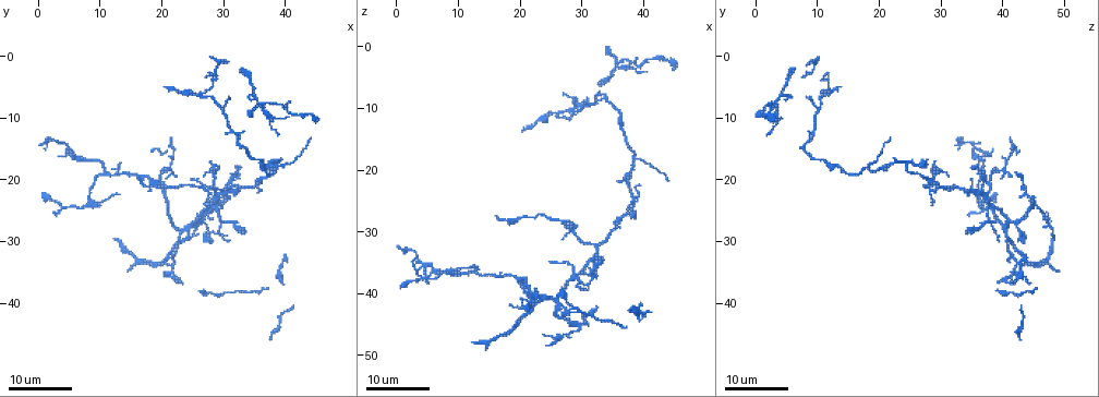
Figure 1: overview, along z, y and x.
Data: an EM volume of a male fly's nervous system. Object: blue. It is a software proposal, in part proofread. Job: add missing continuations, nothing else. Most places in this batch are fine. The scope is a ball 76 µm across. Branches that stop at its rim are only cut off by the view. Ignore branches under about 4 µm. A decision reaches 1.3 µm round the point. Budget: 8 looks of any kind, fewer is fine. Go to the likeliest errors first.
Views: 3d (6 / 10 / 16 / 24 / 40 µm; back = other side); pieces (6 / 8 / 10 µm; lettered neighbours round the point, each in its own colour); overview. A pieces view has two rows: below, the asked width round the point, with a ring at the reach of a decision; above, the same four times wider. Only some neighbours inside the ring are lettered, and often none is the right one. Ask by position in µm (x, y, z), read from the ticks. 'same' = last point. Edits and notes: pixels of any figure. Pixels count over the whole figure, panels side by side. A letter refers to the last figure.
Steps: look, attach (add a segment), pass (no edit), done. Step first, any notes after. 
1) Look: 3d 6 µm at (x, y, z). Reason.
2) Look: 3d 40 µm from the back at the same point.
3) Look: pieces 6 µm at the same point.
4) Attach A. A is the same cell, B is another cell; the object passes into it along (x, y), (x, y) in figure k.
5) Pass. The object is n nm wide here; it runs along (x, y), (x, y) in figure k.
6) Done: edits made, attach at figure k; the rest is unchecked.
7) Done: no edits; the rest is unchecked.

Look: 3d 16 µm at (33.5, 28.5, 34.0). Free end.

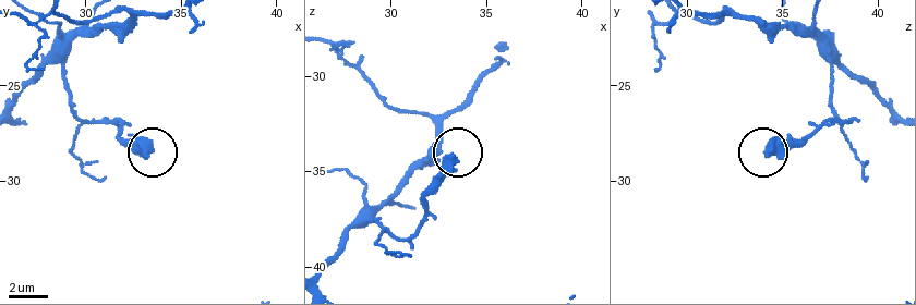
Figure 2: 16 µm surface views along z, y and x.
Look: pieces 10 µm at (33.3, 28.5, 34.3).

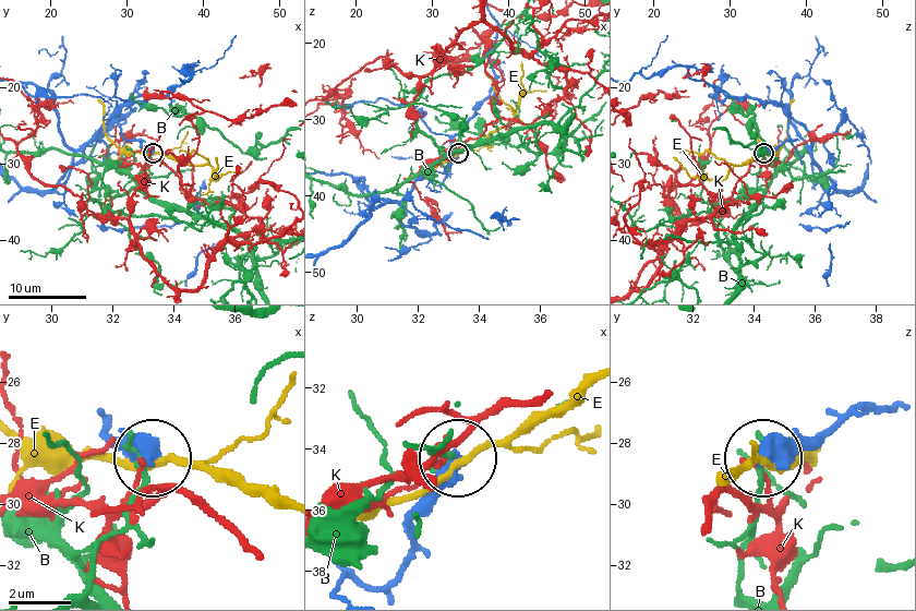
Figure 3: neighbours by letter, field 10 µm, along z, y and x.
Pass. B, E and K are other cells; none of them fits.

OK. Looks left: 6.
Look: 3d 24 µm at (16.5, 19.5, 28.0). Long arm stops here.

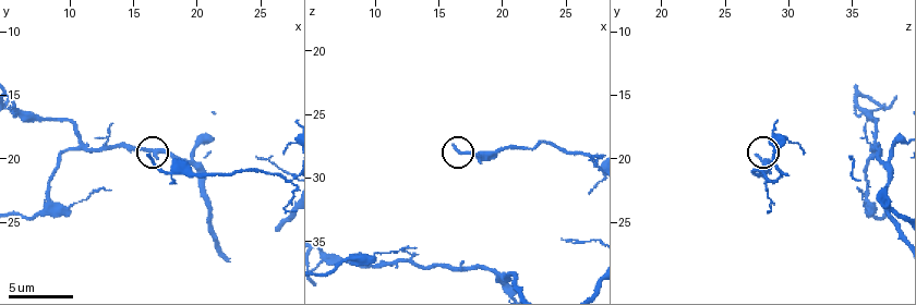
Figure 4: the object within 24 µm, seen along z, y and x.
Look: pieces 6 µm at (16.0, 19.8, 27.4).

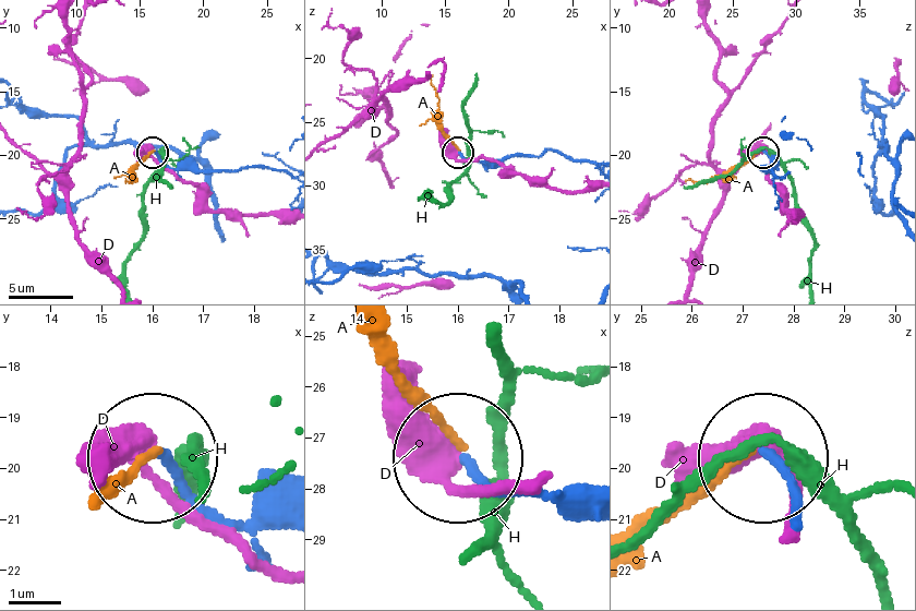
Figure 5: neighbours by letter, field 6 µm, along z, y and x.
Attach A. The object is 150 nm wide here; A is the same cell, D and H are other cells; the object passes into it along (588, 483), (549, 496), (483, 483), (397, 367), (384, 327) in figure 5; the cell continues.

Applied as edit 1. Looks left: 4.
Look: 3d 24 µm at (32.0, 18.0, 35.0). Branch stops here.

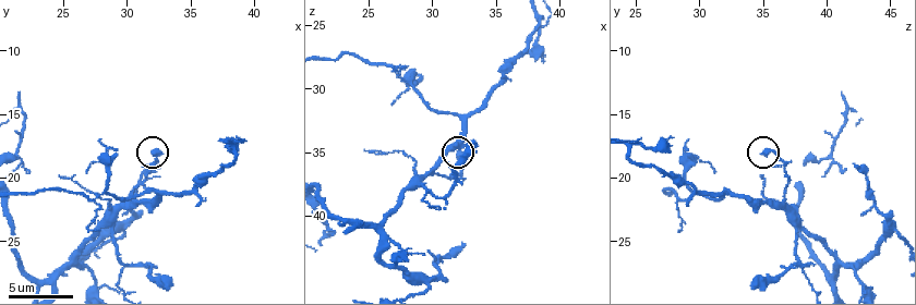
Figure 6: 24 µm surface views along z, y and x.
Look: pieces 6 µm at (32.0, 18.0, 35.2).

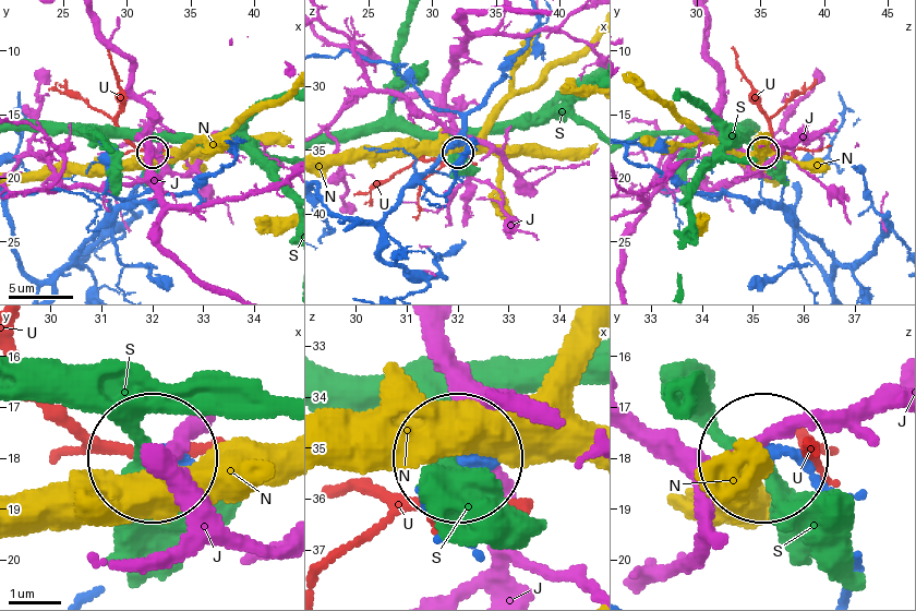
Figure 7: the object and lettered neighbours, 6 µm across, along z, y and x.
Pass. J, N, S and U are other cells; no lettered segment goes on from it.

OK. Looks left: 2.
Look: pieces 6 µm at (35.6, 22.2, 29.0). An open end.

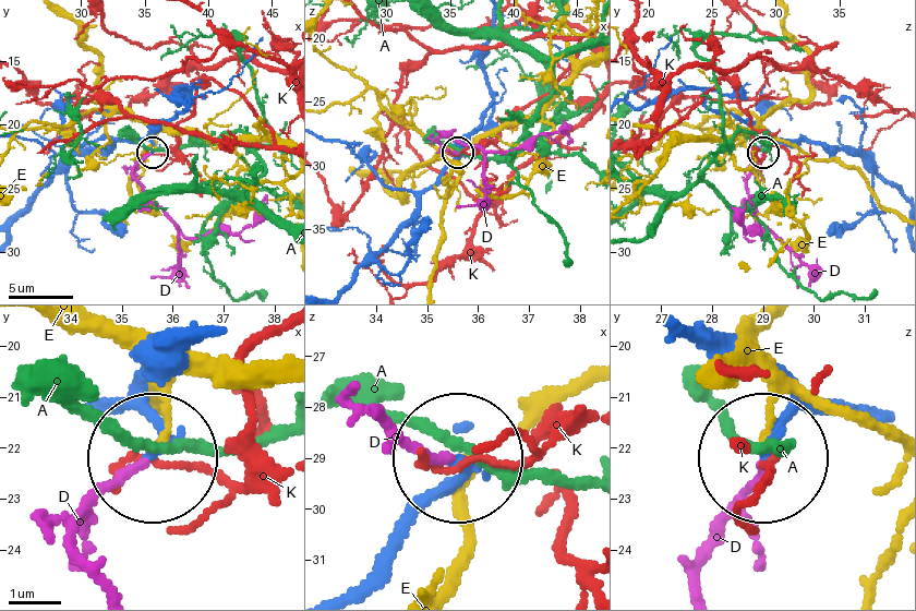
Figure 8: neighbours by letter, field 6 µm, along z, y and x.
Attach D. D is the same cell, A, E and K are other cells; the object passes into it along (469, 140), (456, 158), (440, 142), (568, 144) in figure 8; it goes on there.

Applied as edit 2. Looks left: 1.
Done: edits made, attach at figure 5, attach at figure 8; the rest is unchecked.

